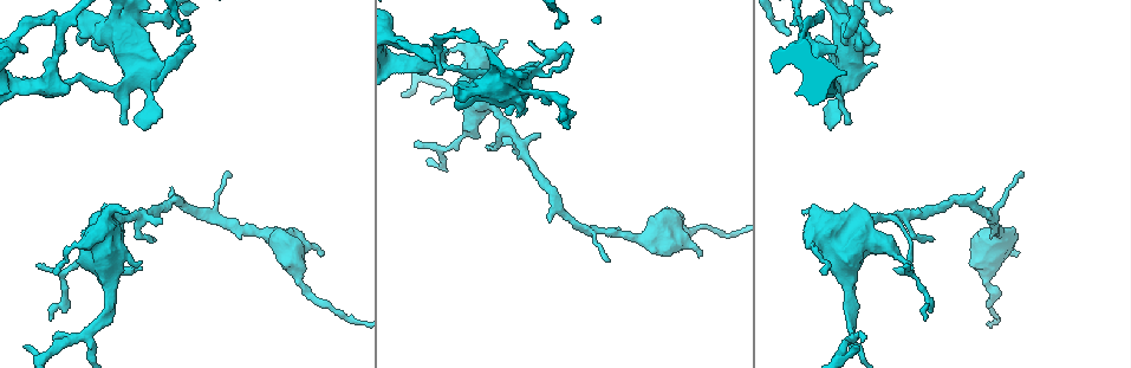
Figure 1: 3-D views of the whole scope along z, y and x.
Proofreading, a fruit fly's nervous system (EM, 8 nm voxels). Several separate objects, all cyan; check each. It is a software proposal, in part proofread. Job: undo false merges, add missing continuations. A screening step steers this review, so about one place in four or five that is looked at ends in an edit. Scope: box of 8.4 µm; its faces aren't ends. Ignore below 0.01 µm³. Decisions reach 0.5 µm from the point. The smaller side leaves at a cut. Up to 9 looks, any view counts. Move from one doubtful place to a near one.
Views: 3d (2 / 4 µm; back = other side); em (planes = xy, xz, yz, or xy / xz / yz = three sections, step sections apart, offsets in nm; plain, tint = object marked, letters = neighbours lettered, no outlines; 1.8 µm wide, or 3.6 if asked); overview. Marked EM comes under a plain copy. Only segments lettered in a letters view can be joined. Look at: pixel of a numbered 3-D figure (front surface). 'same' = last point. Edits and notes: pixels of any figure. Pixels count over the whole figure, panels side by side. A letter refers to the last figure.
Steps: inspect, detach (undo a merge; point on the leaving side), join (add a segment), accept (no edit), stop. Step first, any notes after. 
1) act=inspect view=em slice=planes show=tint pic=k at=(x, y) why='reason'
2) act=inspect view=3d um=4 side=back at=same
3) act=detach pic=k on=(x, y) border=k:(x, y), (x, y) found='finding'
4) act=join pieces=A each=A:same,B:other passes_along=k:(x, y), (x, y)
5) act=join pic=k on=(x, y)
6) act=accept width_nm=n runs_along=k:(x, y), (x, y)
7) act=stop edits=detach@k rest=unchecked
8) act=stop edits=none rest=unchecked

act=inspect view=em slice=xz step=4 show=tint pic=1 at=(127, 124) why='thin end'

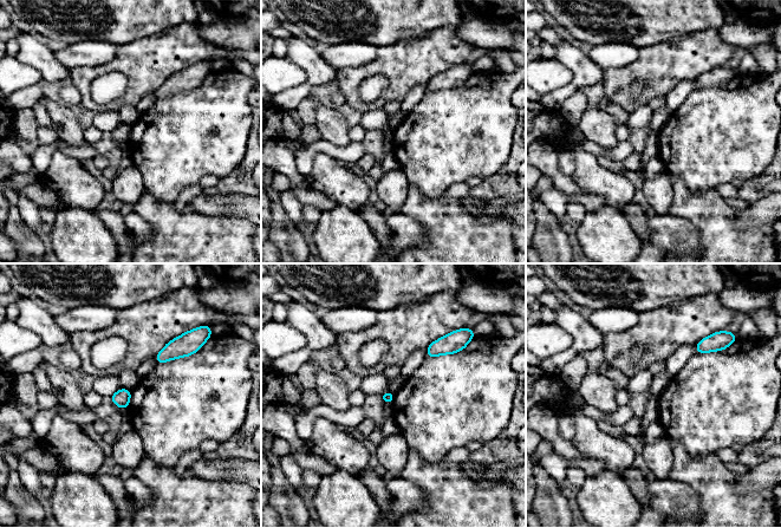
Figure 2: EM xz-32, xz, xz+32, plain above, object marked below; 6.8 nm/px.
act=inspect view=em slice=planes show=letters at=same why='another direction'

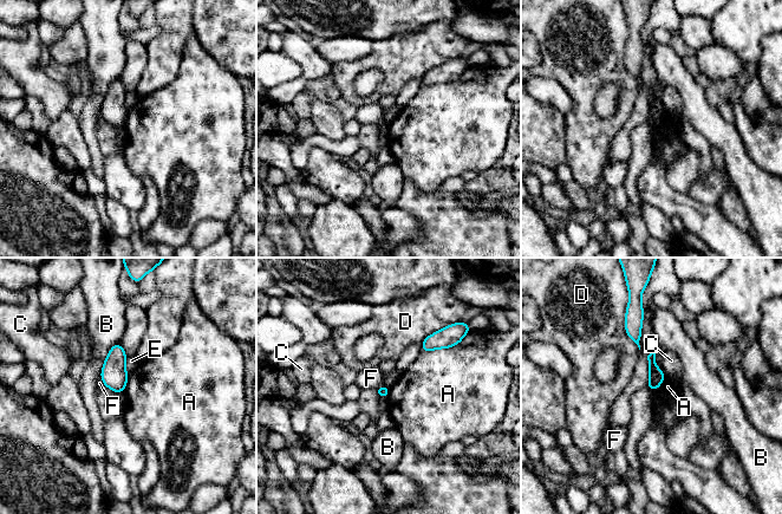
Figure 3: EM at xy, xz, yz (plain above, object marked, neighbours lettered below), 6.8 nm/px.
act=accept each=A:other,B:other,C:other,D:other,E:other,F:other border=3:(457, 344), (422, 352) found='none of them fits'

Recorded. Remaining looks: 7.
act=inspect view=em slice=planes show=letters pic=1 at=(563, 70) why='tapers out'

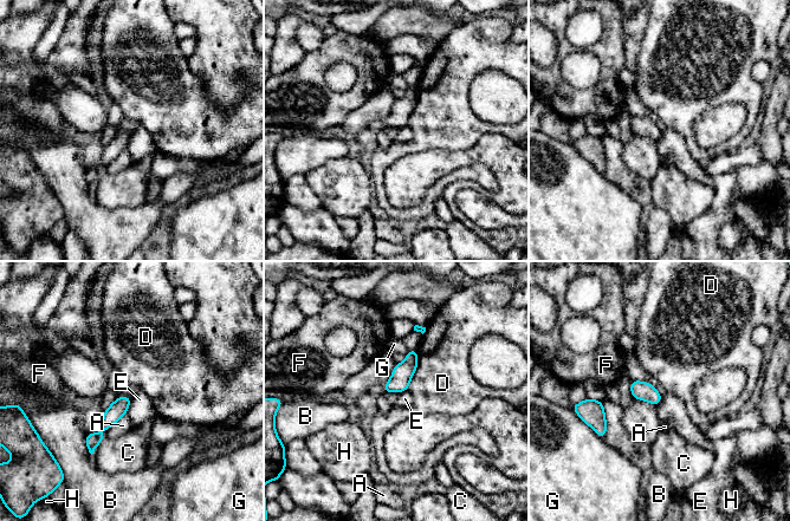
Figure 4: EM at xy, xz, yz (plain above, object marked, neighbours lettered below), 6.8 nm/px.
act=accept each=A:other,B:other,C:other,D:other,E:other,F:other,G:other,H:other found='no lettered segment goes on from it'

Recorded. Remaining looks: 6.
act=inspect view=em slice=planes show=letters pic=1 at=(610, 262) why='free end'

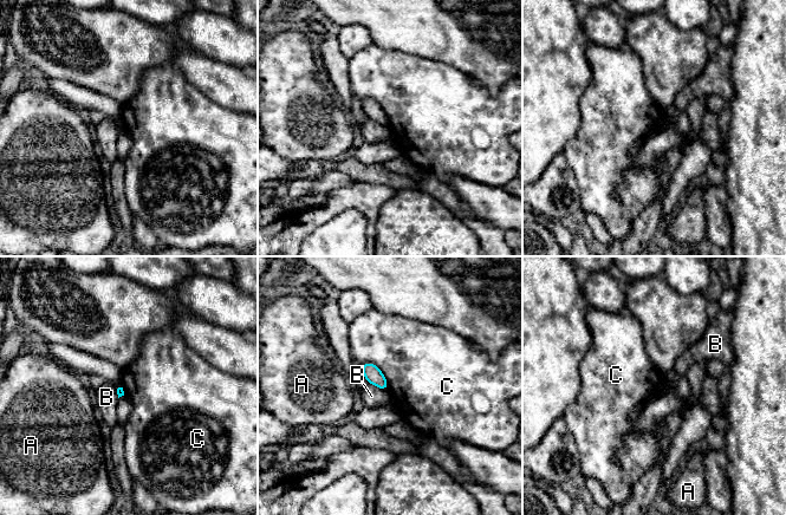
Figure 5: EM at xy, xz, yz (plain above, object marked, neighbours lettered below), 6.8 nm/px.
act=accept each=A:other,B:other,C:other border=5:(361, 364), (372, 363), (388, 389) found='none of them fits'

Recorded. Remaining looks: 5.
act=inspect view=3d um=2 pic=1 at=(432, 98) why='free end'

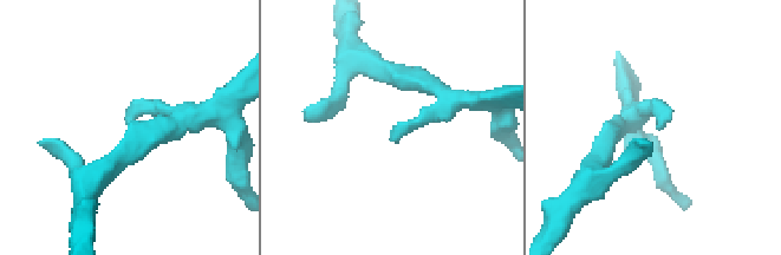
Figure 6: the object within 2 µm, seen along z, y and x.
act=inspect view=em slice=planes show=letters pic=6 at=(397, 128) why='now the EM'

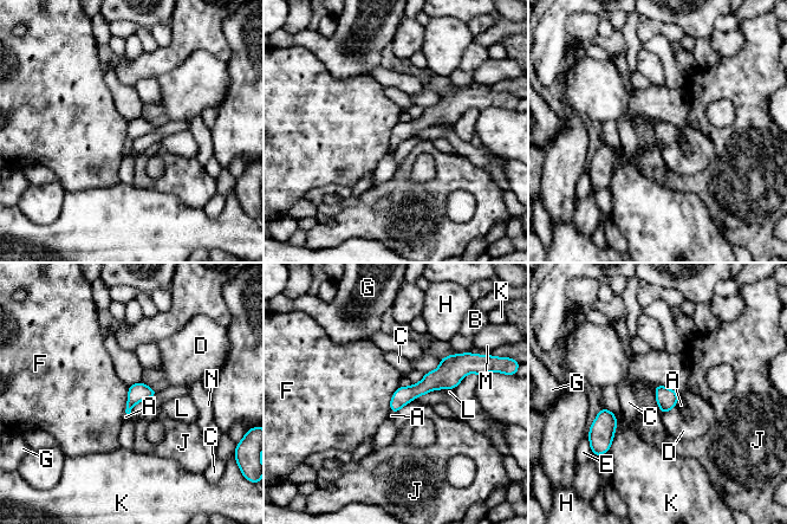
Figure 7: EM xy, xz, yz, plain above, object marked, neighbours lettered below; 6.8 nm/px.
act=join pieces=A each=A:same,B:other,C:other,D:other,E:other,F:other,G:other,H:other,J:other,K:other,L:other,M:other,N:other passes_along=7:(667, 399), (677, 401), (681, 405) found='the neuron continues'

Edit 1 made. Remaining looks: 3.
act=stop edits=join@7 rest=unchecked

